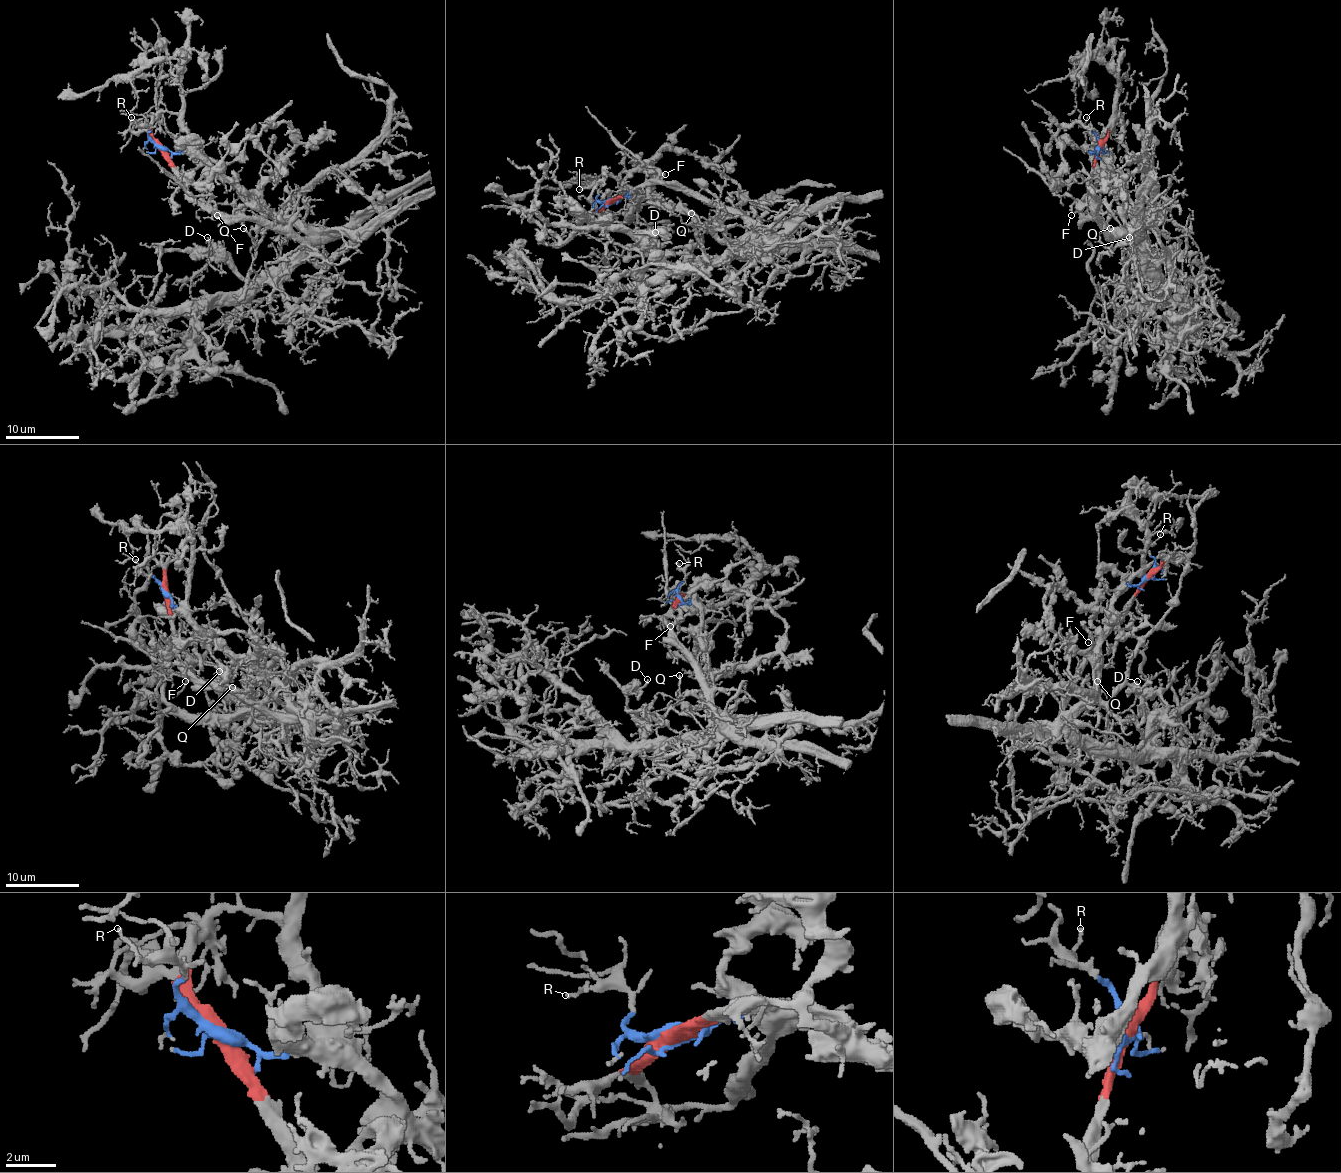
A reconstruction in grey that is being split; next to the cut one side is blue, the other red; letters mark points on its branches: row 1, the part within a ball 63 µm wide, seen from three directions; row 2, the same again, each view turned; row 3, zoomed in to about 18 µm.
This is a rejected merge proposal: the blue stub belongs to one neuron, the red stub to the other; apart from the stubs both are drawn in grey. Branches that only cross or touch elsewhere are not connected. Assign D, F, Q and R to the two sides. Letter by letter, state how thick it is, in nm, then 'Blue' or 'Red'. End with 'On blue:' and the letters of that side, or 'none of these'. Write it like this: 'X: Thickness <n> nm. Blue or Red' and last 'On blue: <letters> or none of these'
D: Thickness 190 nm. Blue
F: Thickness 180 nm. Red
Q: Thickness 180 nm. Blue
R: Thickness 120 nm. Blue
On blue: D, Q, R

